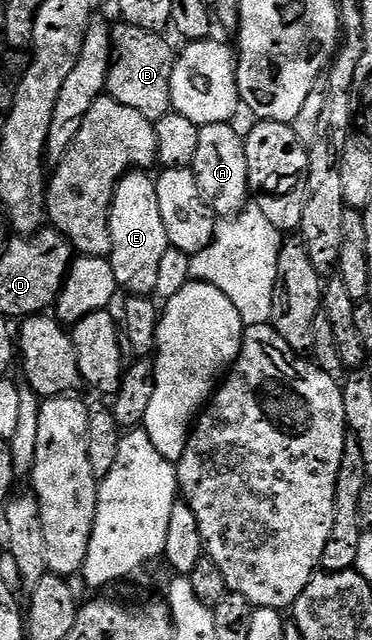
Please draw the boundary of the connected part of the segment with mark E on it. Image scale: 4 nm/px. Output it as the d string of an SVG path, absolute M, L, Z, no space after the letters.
M145 171L125 174L113 192L113 202L109 208L111 231L109 262L115 271L118 290L134 297L156 294L159 262L163 260L163 251L171 247L167 239L167 227L163 227L163 215L159 212L157 183L149 176L150 174Z

